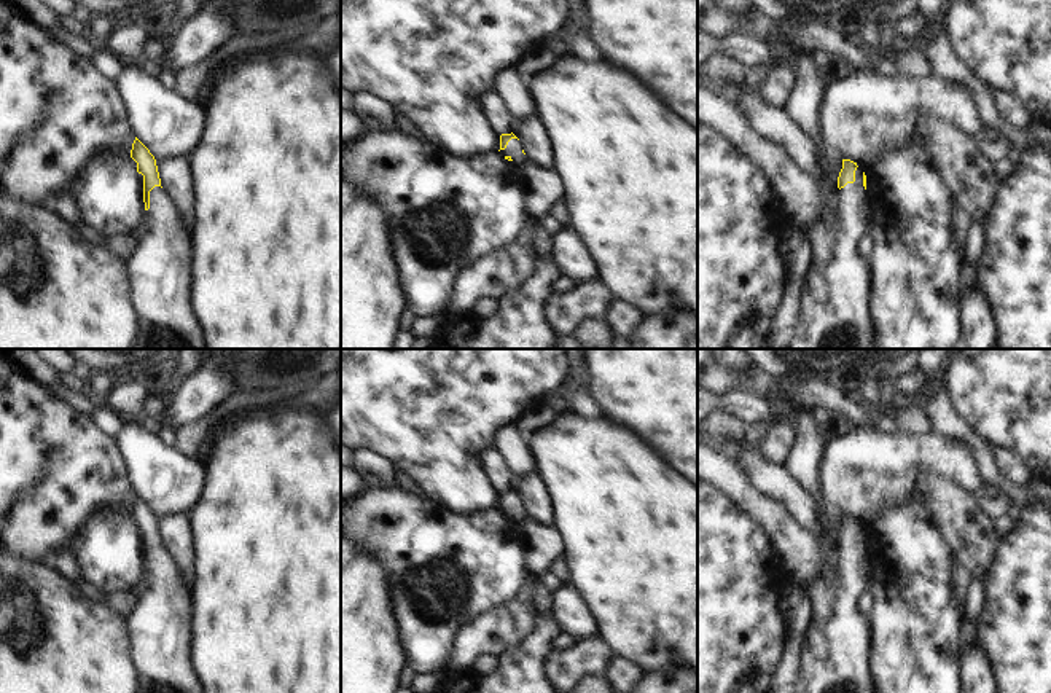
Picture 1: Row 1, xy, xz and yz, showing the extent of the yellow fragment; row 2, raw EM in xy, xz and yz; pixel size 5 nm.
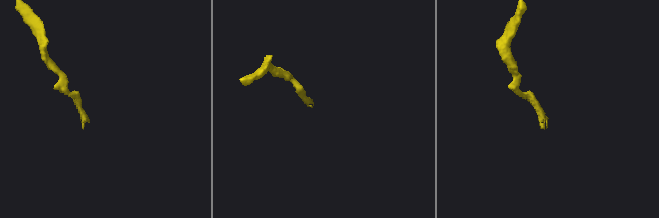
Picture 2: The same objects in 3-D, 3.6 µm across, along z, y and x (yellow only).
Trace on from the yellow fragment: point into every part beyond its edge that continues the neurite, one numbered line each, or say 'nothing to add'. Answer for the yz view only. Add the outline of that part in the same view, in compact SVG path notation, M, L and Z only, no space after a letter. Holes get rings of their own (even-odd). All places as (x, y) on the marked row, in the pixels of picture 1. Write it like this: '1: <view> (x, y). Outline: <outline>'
1: yz (836, 305). Outline: M697 86L697 119L712 124L764 170L785 204L788 225L801 228L811 244L812 260L803 295L803 314L790 349L874 349L871 268L858 255L858 242L869 226L869 196L863 186L863 169L857 167L855 182L836 191L830 202L831 217L823 220L823 188L804 174L780 145L756 134L736 105Z

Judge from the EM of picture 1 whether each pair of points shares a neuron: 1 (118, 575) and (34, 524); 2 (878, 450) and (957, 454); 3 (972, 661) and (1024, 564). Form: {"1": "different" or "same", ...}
{"1": "different", "2": "same", "3": "different"}

